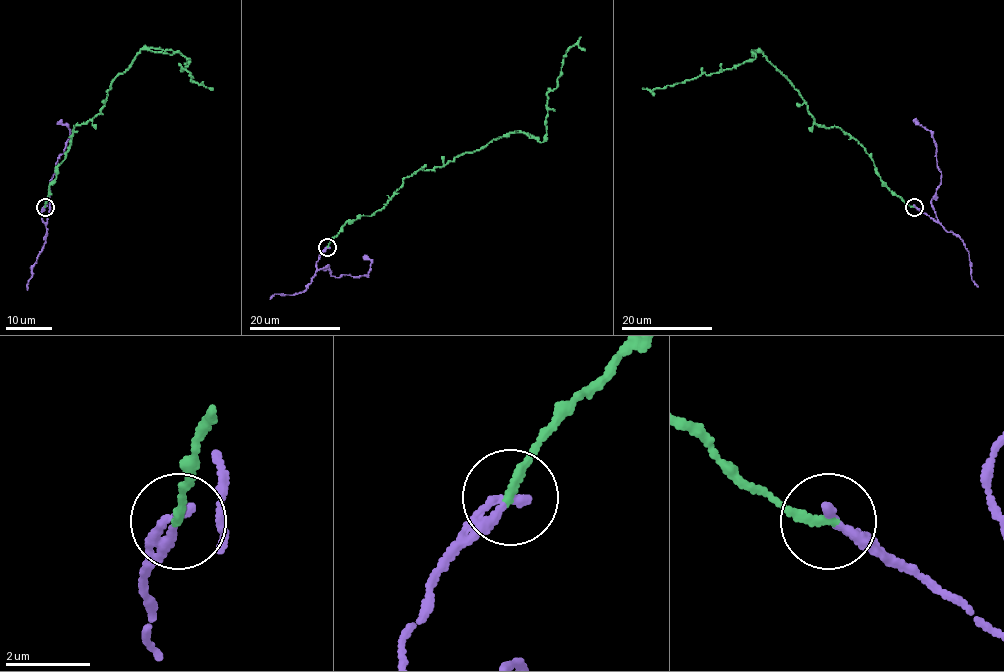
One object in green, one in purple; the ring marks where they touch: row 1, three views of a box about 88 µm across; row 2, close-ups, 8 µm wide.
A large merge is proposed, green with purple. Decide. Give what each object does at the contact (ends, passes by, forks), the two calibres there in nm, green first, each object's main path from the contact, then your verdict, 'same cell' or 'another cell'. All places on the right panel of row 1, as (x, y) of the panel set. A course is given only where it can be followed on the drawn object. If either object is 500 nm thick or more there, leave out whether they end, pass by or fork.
green ends | purple ends | 180/280 nm | green via (914, 207), (884, 185), (864, 147), (838, 127), (815, 122), (762, 52), (651, 90), (655, 94) | purple via (914, 206), (937, 220), (931, 204), (941, 174), (932, 133), (915, 122) | same cell

